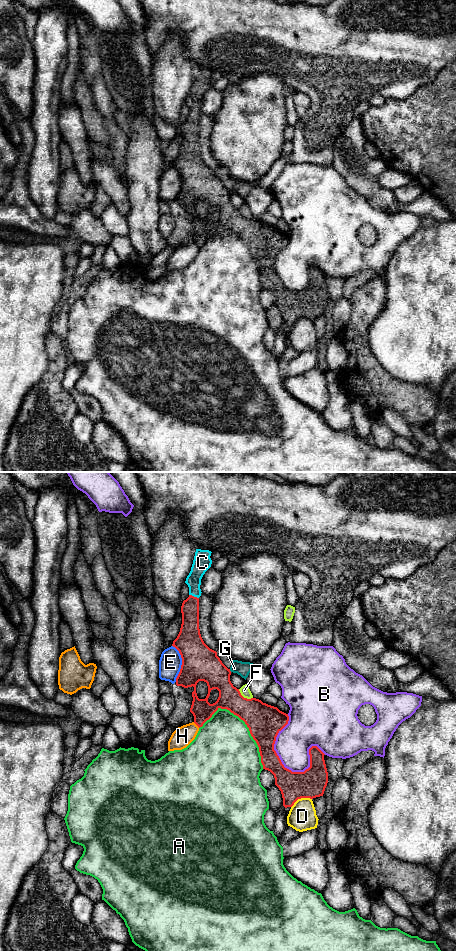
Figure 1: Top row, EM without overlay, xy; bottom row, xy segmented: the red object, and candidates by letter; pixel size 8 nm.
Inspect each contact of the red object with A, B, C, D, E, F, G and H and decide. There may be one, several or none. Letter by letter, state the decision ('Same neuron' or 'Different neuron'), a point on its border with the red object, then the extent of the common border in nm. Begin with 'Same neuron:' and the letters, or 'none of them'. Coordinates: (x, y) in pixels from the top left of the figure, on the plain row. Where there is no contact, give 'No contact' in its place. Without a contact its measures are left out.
Same neuron: C
A: Different neuron. Touches red at xy (245, 243). Shared border 600 nm
B: Different neuron. Touches red at xy (274, 270). Shared border 480 nm
C: Same neuron. Touches red at xy (193, 116). Shared border 90 nm
D: Different neuron. Touches red at xy (300, 318). Shared border 180 nm
E: Different neuron. Touches red at xy (182, 183). Shared border 300 nm
F: Different neuron. Touches red at xy (243, 217). Shared border 140 nm
G: Different neuron. Touches red at xy (229, 190). Shared border 30 nm
H: Different neuron. Touches red at xy (196, 244). Shared border 70 nm

